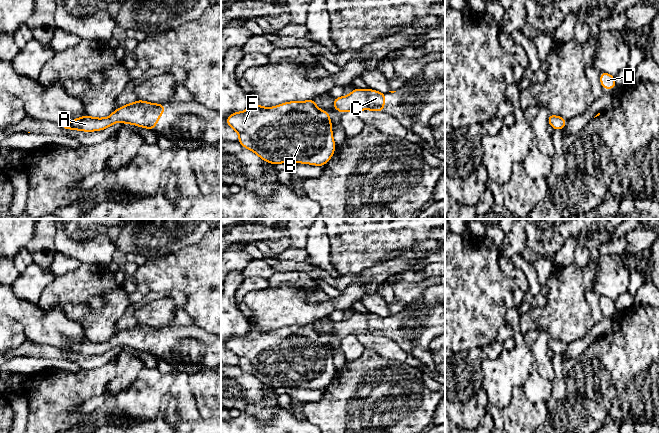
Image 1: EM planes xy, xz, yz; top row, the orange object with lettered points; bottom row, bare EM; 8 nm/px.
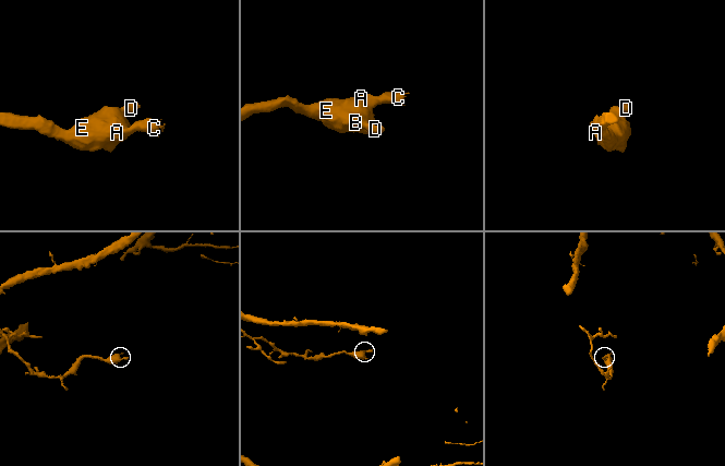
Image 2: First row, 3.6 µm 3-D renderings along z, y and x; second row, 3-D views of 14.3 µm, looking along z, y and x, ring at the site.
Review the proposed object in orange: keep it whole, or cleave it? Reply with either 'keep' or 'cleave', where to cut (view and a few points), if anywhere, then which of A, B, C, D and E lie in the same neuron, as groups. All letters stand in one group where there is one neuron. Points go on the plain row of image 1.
keep | no cut | A B C D E

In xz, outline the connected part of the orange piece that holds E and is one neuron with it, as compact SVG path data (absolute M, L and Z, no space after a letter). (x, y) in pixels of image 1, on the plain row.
M313 323L285 326L269 332L251 327L245 335L229 339L226 347L237 355L238 366L243 371L272 389L294 386L324 390L336 371L329 337L320 334Z

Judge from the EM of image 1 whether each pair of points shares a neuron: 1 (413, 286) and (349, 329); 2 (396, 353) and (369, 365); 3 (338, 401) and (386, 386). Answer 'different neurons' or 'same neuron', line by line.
1: different neurons
2: different neurons
3: same neuron

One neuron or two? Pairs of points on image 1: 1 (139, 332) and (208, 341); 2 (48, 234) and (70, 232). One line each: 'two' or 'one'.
1: one
2: two

